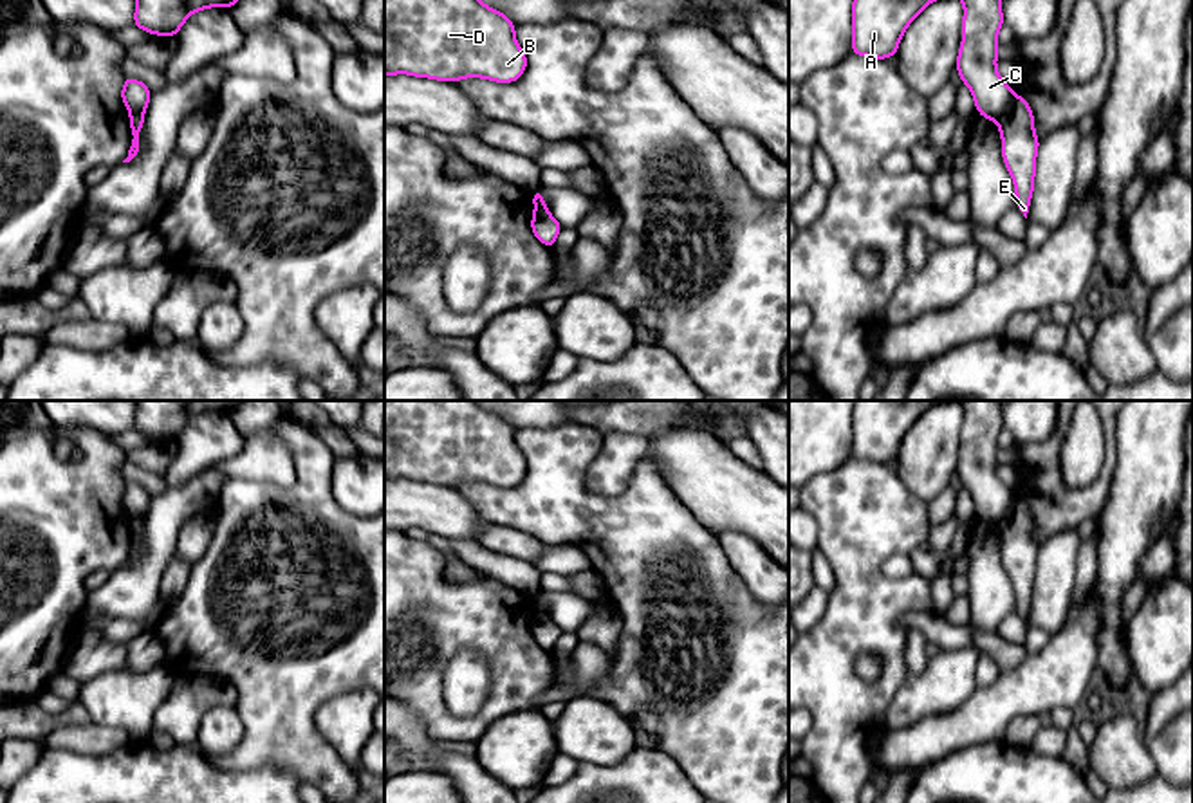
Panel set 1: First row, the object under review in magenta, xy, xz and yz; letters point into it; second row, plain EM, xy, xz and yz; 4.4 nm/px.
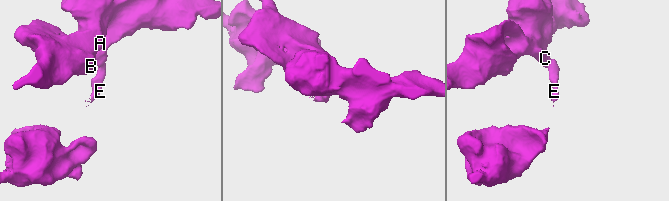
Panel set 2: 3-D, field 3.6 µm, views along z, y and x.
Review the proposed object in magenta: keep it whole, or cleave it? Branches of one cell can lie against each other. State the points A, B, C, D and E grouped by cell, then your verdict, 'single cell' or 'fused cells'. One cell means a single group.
A B C D / E | fused cells

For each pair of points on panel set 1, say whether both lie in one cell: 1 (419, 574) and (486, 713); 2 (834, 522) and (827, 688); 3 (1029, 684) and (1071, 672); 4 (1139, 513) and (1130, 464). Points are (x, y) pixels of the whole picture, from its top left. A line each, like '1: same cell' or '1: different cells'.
1: same cell
2: same cell
3: same cell
4: same cell

